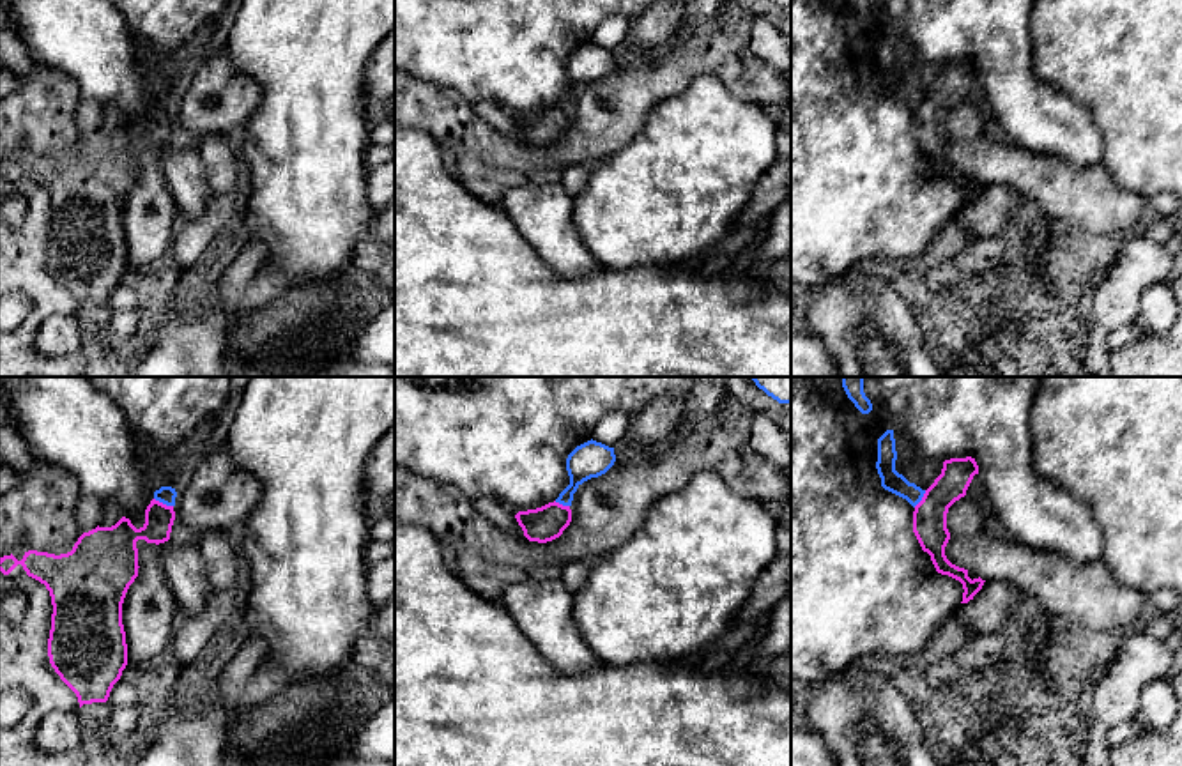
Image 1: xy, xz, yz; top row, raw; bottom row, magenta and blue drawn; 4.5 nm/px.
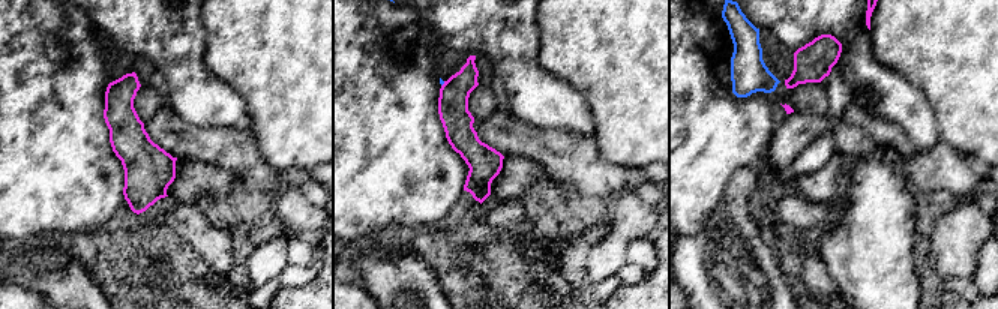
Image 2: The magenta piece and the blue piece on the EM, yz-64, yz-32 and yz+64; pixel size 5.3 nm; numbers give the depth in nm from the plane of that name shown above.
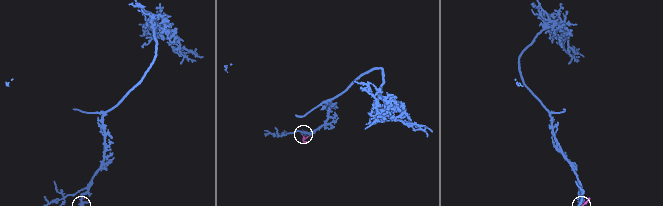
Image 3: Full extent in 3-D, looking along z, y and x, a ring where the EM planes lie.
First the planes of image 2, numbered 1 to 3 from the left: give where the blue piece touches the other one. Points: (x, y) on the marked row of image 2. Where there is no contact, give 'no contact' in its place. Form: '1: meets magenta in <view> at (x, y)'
1: no contact
2: meets magenta in yz-32 at (443, 84)
3: no contact

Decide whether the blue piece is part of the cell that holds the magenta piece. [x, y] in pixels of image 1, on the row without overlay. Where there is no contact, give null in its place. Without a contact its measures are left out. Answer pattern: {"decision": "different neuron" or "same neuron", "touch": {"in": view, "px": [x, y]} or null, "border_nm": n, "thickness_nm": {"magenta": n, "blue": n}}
{"decision": "different neuron", "touch": {"in": "xy", "px": [161, 107]}, "border_nm": 100, "thickness_nm": {"magenta": 140, "blue": 80}}

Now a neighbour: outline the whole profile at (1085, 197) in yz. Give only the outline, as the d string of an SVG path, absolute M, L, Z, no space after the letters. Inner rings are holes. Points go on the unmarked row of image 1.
M987 133L950 140L945 159L982 184L1019 191L1048 216L1090 234L1129 235L1147 203L1141 195L1120 189L1104 165L1076 166L1053 154L1005 145Z

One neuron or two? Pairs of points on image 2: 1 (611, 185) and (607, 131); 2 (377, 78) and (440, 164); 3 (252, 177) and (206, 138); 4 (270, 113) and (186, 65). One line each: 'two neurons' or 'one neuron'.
1: two neurons
2: one neuron
3: one neuron
4: two neurons

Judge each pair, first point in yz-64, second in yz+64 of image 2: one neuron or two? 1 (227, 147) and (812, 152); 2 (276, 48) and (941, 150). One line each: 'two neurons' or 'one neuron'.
1: two neurons
2: two neurons

